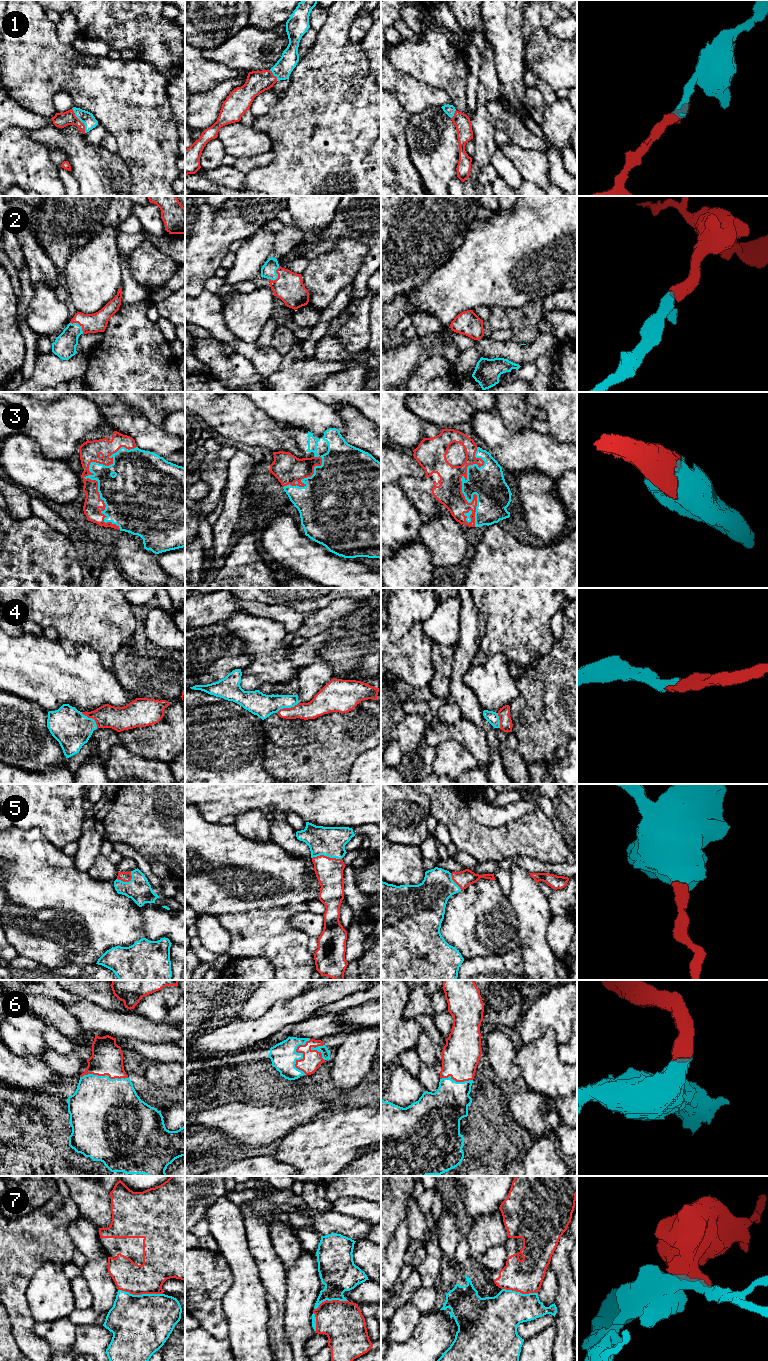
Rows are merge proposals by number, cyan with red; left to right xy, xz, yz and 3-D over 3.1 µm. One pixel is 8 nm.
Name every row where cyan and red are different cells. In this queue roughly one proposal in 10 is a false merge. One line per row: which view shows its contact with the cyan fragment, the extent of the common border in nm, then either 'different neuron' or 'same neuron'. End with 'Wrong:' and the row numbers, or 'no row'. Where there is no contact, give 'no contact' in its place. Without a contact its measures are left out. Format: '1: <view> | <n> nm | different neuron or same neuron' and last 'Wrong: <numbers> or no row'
1: xy | 220 nm | same neuron
2: xz | 140 nm | same neuron
3: xy | 700 nm | same neuron
4: xy | 190 nm | same neuron
5: xz | 240 nm | same neuron
6: xz | 300 nm | same neuron
7: xy | 360 nm | different neuron
Wrong: 7

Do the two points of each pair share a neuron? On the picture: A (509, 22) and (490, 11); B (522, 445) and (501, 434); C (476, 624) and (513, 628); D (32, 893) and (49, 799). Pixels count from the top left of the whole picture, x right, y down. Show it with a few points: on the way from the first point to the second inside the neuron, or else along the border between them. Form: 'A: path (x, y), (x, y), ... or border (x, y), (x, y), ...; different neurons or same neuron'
A: path (504, 17), (498, 11), (495, 11); same neuron
B: path (517, 445), (512, 445), (506, 439); same neuron
C: border (474, 604), (485, 624), (479, 648); different neurons
D: border (20, 828), (38, 828), (53, 844), (61, 849); different neurons

